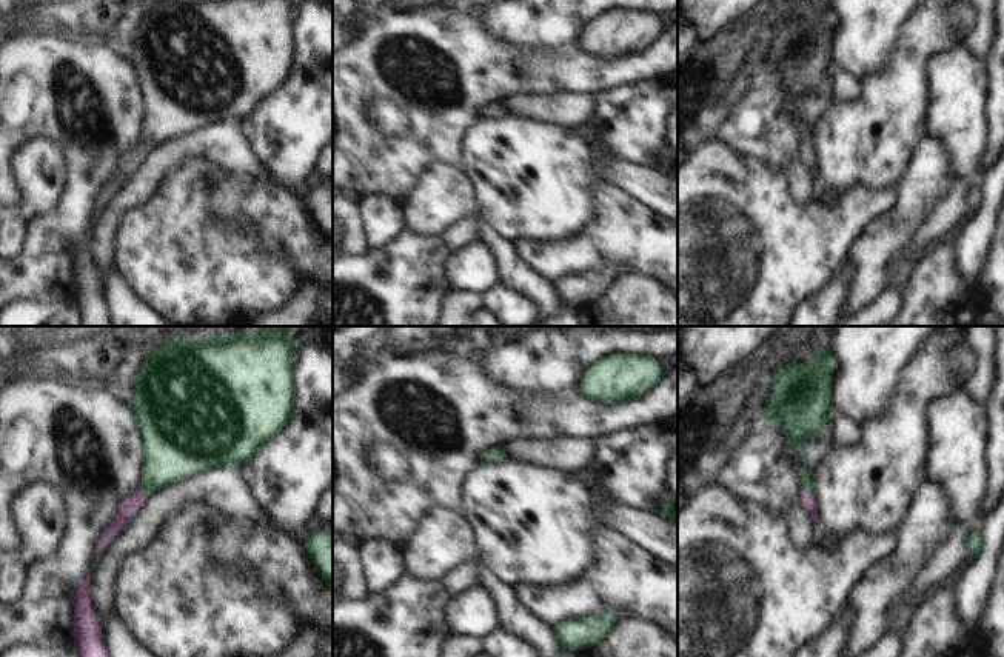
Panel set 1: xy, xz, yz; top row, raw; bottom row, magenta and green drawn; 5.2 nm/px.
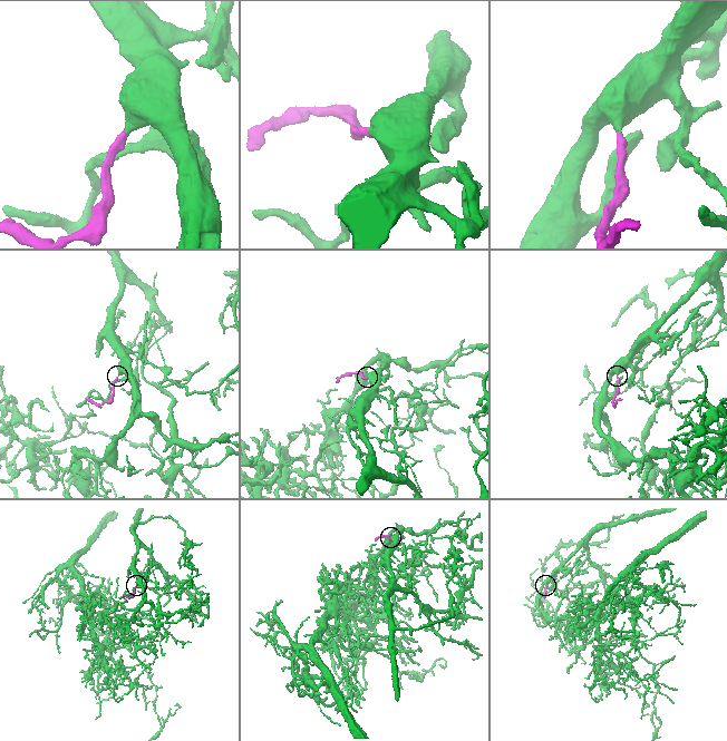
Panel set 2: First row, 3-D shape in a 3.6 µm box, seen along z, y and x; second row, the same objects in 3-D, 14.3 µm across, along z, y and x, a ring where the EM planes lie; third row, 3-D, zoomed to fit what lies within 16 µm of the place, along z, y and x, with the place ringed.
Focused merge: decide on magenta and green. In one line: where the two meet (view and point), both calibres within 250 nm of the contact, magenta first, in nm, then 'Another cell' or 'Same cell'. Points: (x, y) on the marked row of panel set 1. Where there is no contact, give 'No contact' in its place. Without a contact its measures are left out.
Touches magenta at yz (809, 494). Thickness 70 nm (magenta) against 70 nm. Same cell

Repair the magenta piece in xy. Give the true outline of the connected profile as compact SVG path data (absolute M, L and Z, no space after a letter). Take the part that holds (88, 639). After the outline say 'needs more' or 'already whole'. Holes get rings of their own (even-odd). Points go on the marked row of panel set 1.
M89 574L82 579L74 605L74 646L79 657L108 657L105 637L88 595L88 583Z; already whole

